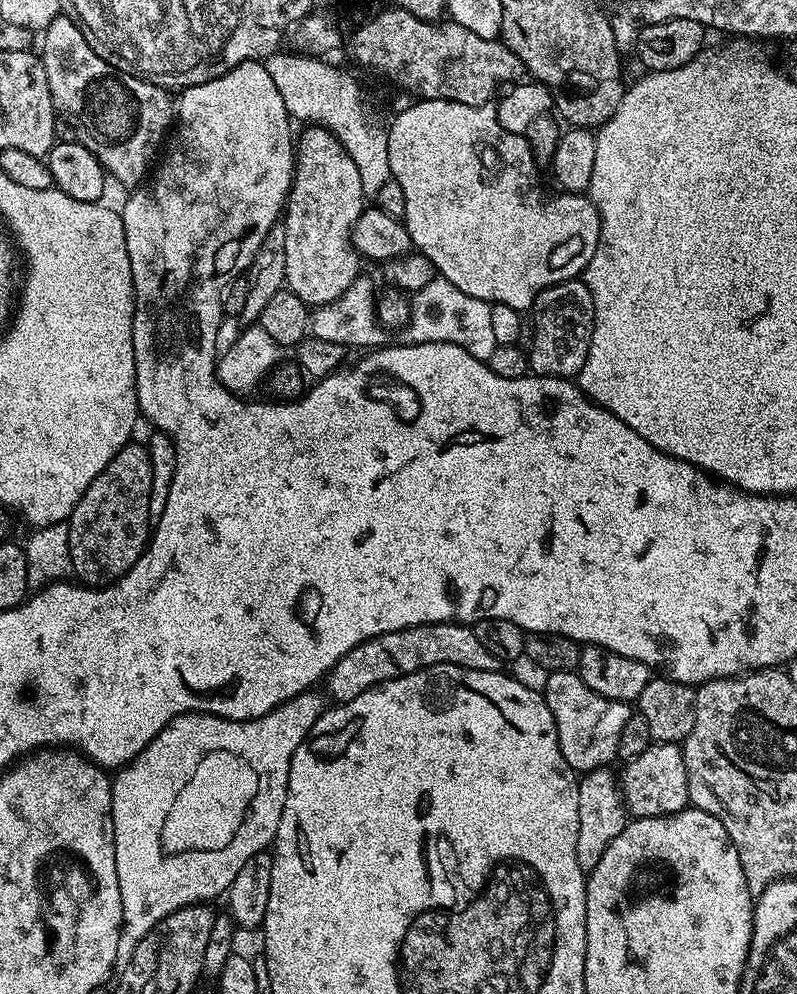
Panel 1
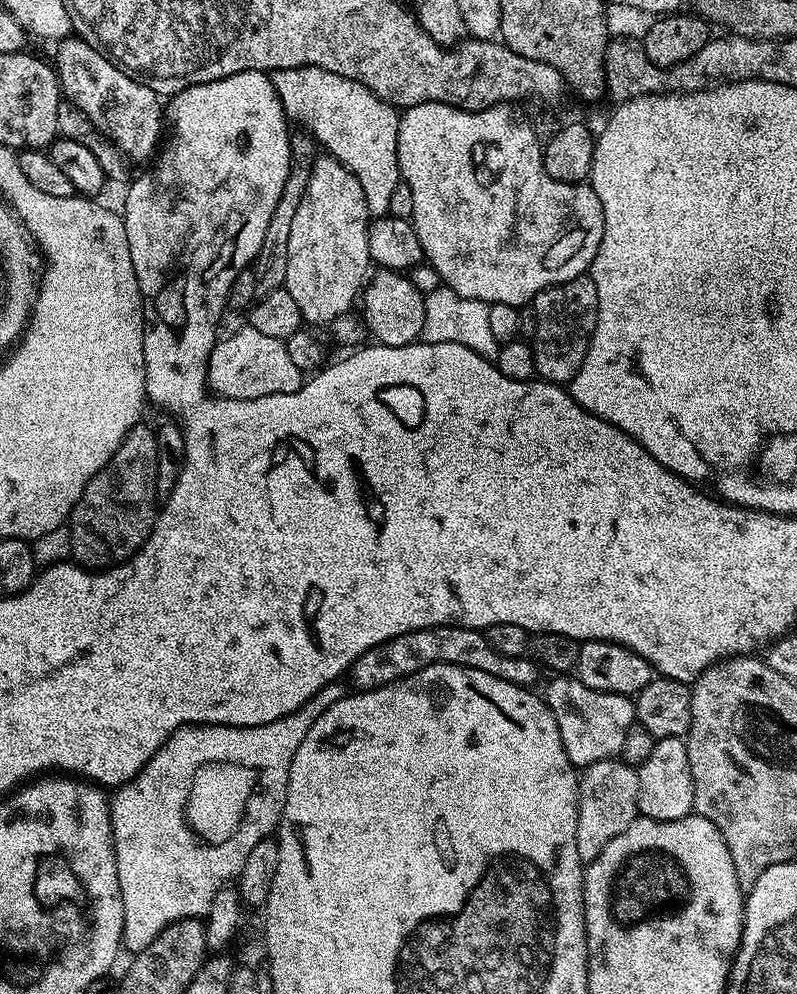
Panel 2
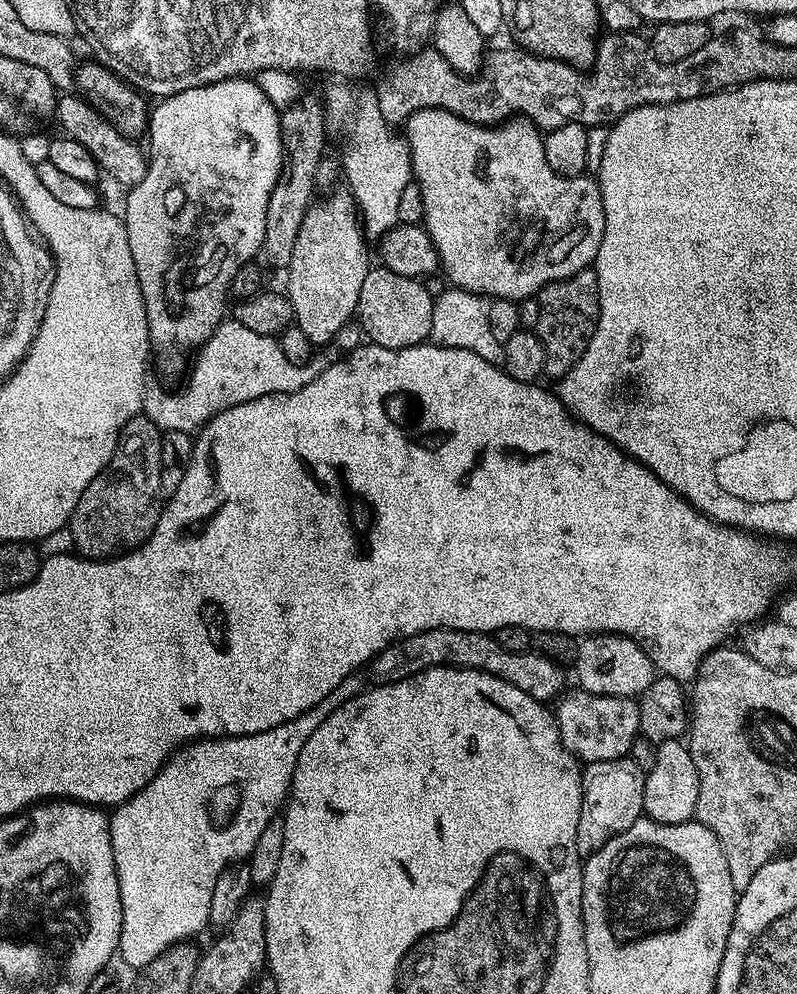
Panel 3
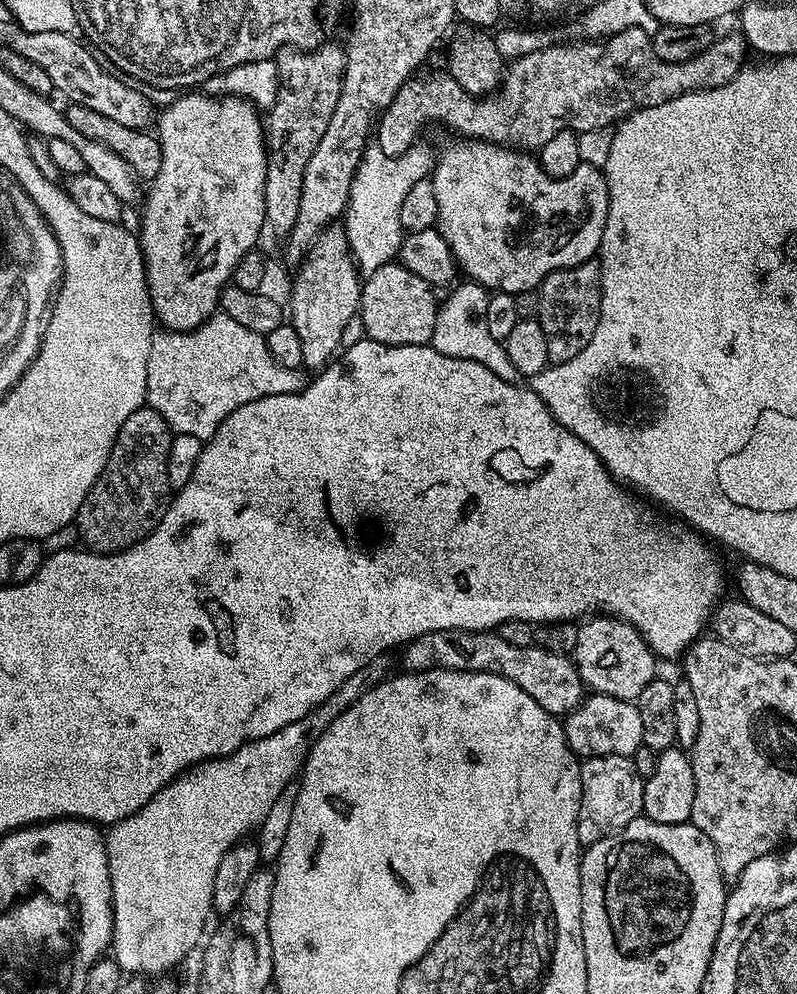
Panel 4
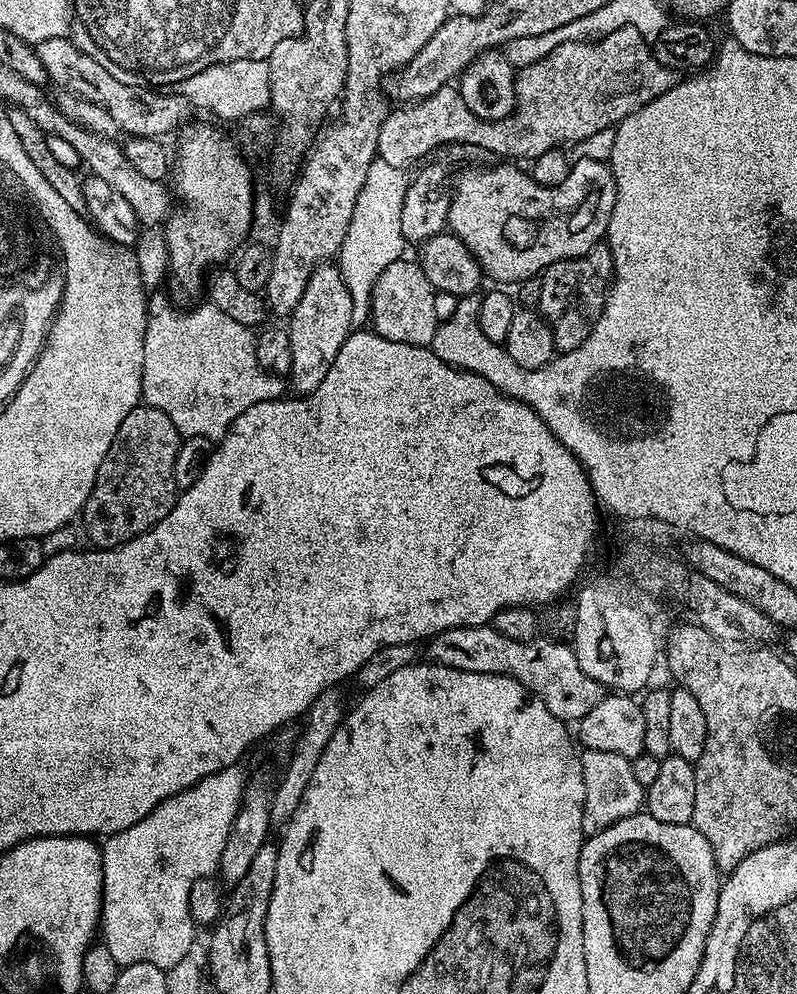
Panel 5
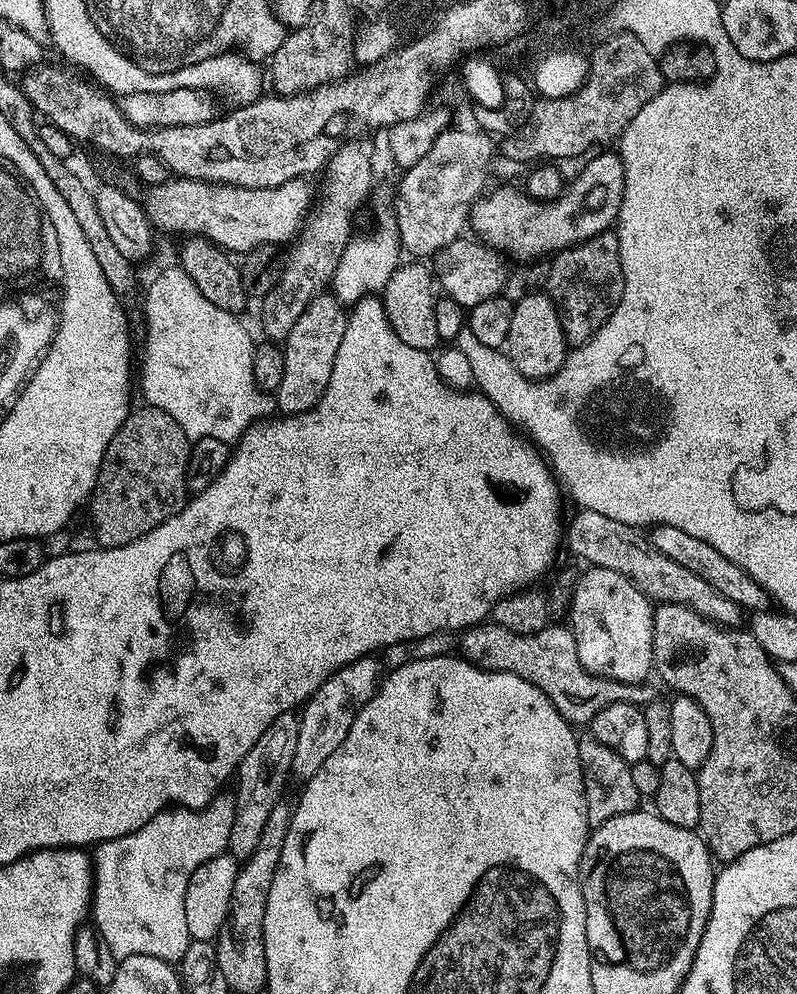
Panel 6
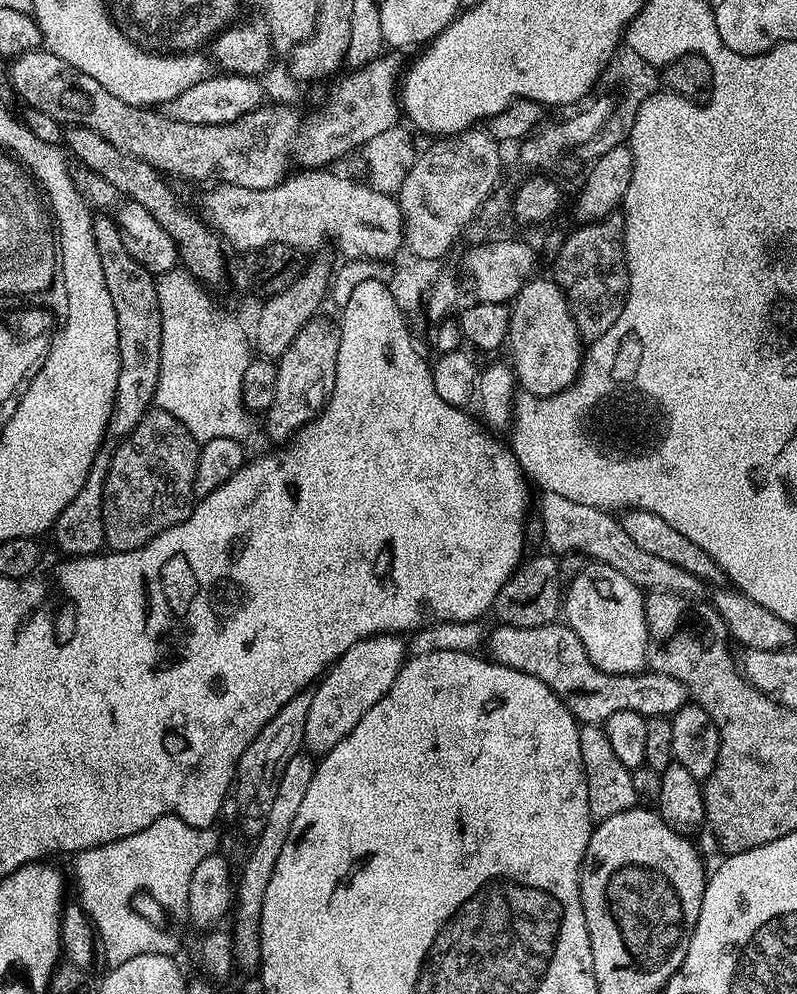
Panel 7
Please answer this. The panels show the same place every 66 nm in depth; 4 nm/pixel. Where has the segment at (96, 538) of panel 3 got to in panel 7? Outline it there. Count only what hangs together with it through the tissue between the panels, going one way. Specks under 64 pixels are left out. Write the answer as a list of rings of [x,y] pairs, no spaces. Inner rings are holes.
[[[151,407],[148,413],[134,426],[132,433],[119,441],[116,452],[111,453],[110,470],[104,483],[104,501],[102,502],[102,522],[104,523],[104,542],[113,552],[138,550],[146,546],[158,534],[178,526],[185,520],[194,507],[192,487],[194,474],[198,470],[200,443],[191,436],[186,426],[174,418],[174,415],[158,407]]]

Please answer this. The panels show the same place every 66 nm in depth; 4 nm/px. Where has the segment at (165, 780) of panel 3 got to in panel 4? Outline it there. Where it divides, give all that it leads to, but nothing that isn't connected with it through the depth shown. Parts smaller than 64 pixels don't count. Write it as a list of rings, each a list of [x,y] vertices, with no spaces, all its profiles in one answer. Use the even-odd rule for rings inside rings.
[[[388,654],[379,656],[366,662],[366,666],[354,670],[354,674],[350,674],[350,678],[346,678],[346,682],[342,682],[342,686],[334,690],[326,702],[306,714],[306,718],[298,718],[298,722],[282,726],[282,730],[266,738],[251,740],[249,744],[234,750],[234,754],[192,765],[187,772],[158,790],[158,794],[154,794],[154,798],[150,798],[142,810],[111,825],[106,836],[112,887],[110,952],[124,974],[149,972],[152,978],[156,978],[182,964],[186,954],[201,936],[206,916],[214,910],[214,874],[218,874],[218,862],[222,862],[222,854],[241,843],[251,828],[252,831],[259,829],[266,814],[270,814],[270,806],[278,802],[285,786],[297,779],[312,743],[324,733],[330,722],[338,720],[355,700],[362,698],[362,694],[393,675],[390,657]]]

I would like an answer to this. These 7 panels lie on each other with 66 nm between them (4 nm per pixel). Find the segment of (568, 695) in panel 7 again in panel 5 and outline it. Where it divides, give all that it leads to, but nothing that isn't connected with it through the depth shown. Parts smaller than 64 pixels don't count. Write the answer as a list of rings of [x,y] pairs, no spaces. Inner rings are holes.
[[[490,626],[479,628],[447,628],[427,641],[427,659],[433,664],[450,666],[454,670],[466,670],[474,674],[509,676],[534,695],[554,714],[565,722],[578,722],[598,706],[606,695],[603,684],[594,682],[582,666],[578,666],[576,651],[571,643],[562,640],[537,638],[530,642],[514,642],[514,638],[502,638],[498,630]]]

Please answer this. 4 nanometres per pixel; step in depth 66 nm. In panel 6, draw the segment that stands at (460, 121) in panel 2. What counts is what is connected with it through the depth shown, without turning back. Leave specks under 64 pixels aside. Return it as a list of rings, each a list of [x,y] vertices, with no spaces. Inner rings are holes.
[[[600,150],[592,155],[583,161],[584,169],[573,180],[571,177],[567,181],[564,192],[557,200],[536,200],[519,187],[496,188],[492,193],[489,191],[481,195],[472,206],[470,228],[489,248],[523,262],[551,257],[563,248],[586,242],[586,238],[594,238],[594,234],[609,231],[615,225],[622,206],[622,158],[616,150]]]

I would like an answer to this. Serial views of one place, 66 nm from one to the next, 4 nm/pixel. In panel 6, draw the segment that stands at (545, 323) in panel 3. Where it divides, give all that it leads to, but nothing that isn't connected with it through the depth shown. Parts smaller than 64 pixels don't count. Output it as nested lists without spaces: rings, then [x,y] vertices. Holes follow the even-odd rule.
[[[609,230],[602,234],[594,234],[594,238],[586,238],[586,242],[563,248],[561,252],[551,257],[549,282],[546,287],[549,298],[558,310],[558,318],[562,322],[564,337],[569,345],[585,344],[592,335],[608,321],[608,315],[616,309],[620,295],[624,289],[624,275],[622,274],[622,258],[618,250],[618,238],[615,231]]]

